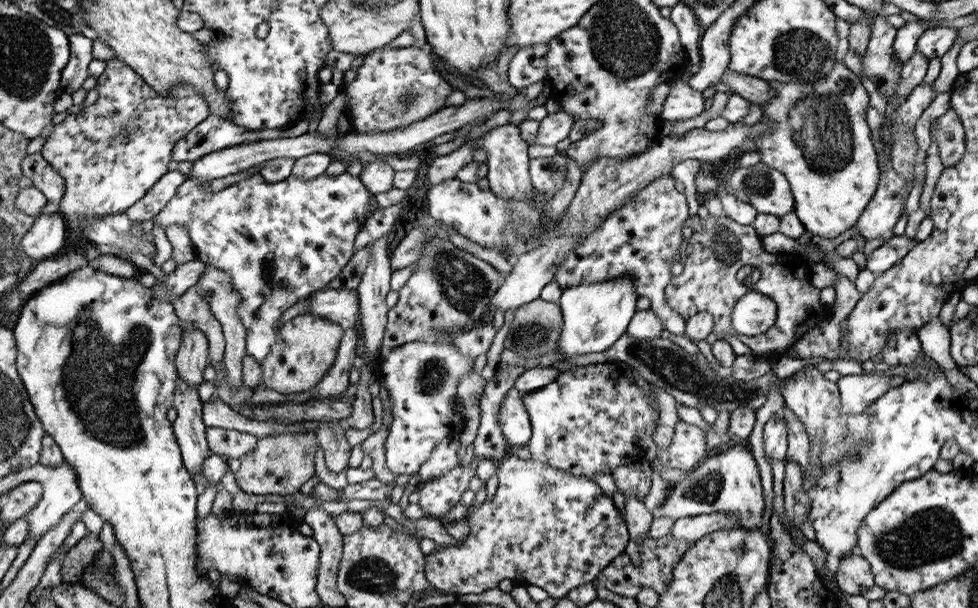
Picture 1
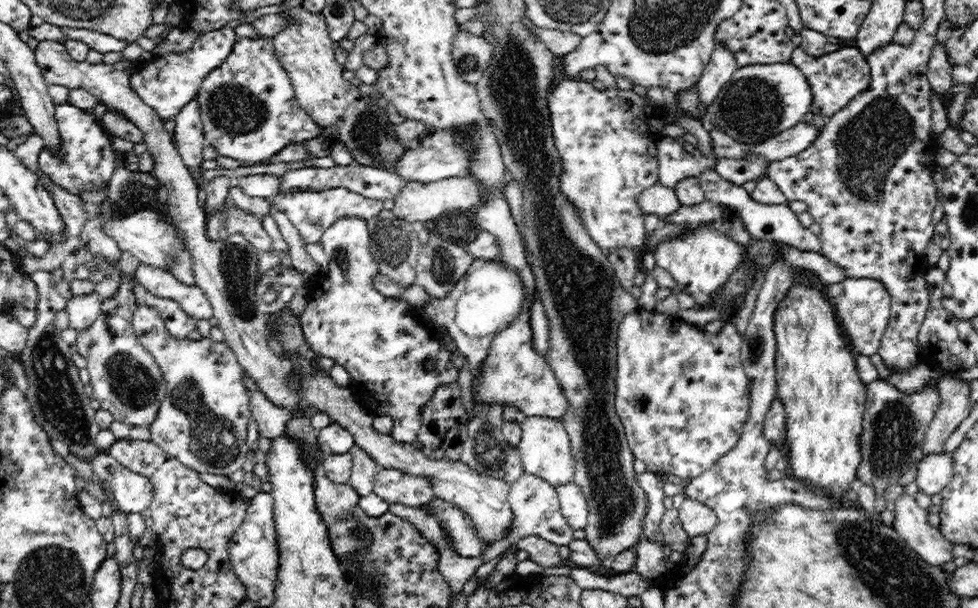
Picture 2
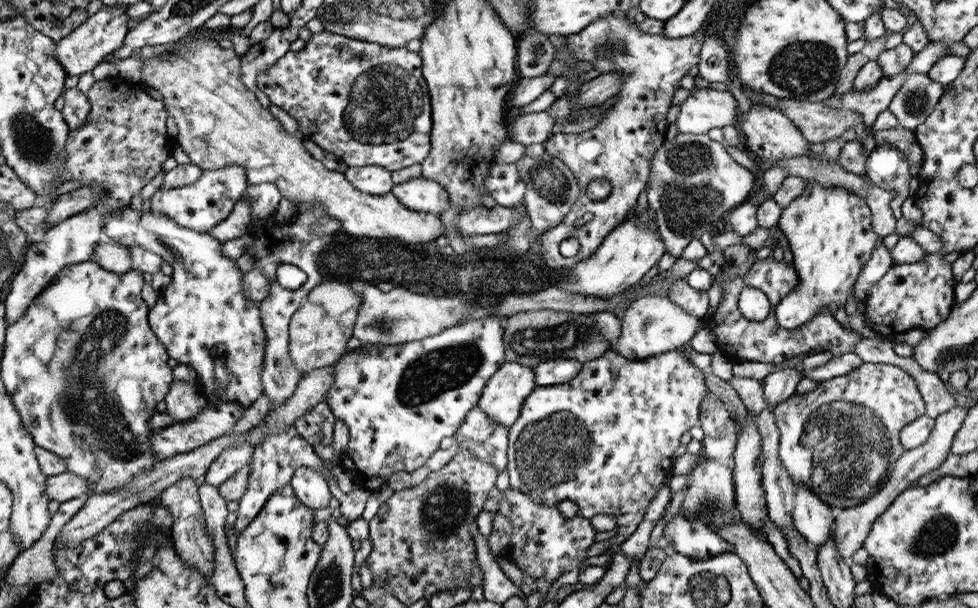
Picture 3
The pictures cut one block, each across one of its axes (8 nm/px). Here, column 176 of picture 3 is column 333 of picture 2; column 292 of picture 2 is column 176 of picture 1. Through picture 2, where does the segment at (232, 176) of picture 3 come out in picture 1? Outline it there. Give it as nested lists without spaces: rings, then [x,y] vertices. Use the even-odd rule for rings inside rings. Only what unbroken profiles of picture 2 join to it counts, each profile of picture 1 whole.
[[[348,170],[336,176],[328,176],[321,173],[320,176],[309,178],[308,180],[294,178],[292,175],[285,178],[282,182],[275,183],[266,182],[261,178],[242,180],[234,184],[231,188],[225,188],[215,193],[209,193],[204,185],[204,179],[195,179],[194,177],[185,179],[178,187],[177,193],[166,203],[166,206],[164,206],[156,216],[153,216],[153,224],[159,224],[164,229],[173,224],[185,226],[185,229],[188,231],[188,236],[190,236],[190,242],[192,242],[195,248],[196,256],[198,256],[202,262],[210,266],[215,266],[231,276],[231,279],[234,281],[234,290],[242,297],[237,313],[247,332],[245,342],[247,355],[255,358],[257,362],[262,363],[266,355],[270,352],[273,344],[277,341],[279,327],[277,327],[276,321],[282,316],[282,313],[286,312],[286,309],[296,304],[296,302],[304,301],[308,296],[322,291],[324,284],[330,284],[333,278],[338,277],[345,266],[349,264],[349,260],[353,257],[356,250],[355,242],[357,234],[364,228],[365,214],[369,212],[369,209],[374,207],[374,196],[365,187],[365,183],[361,181],[361,178],[351,174]]]

